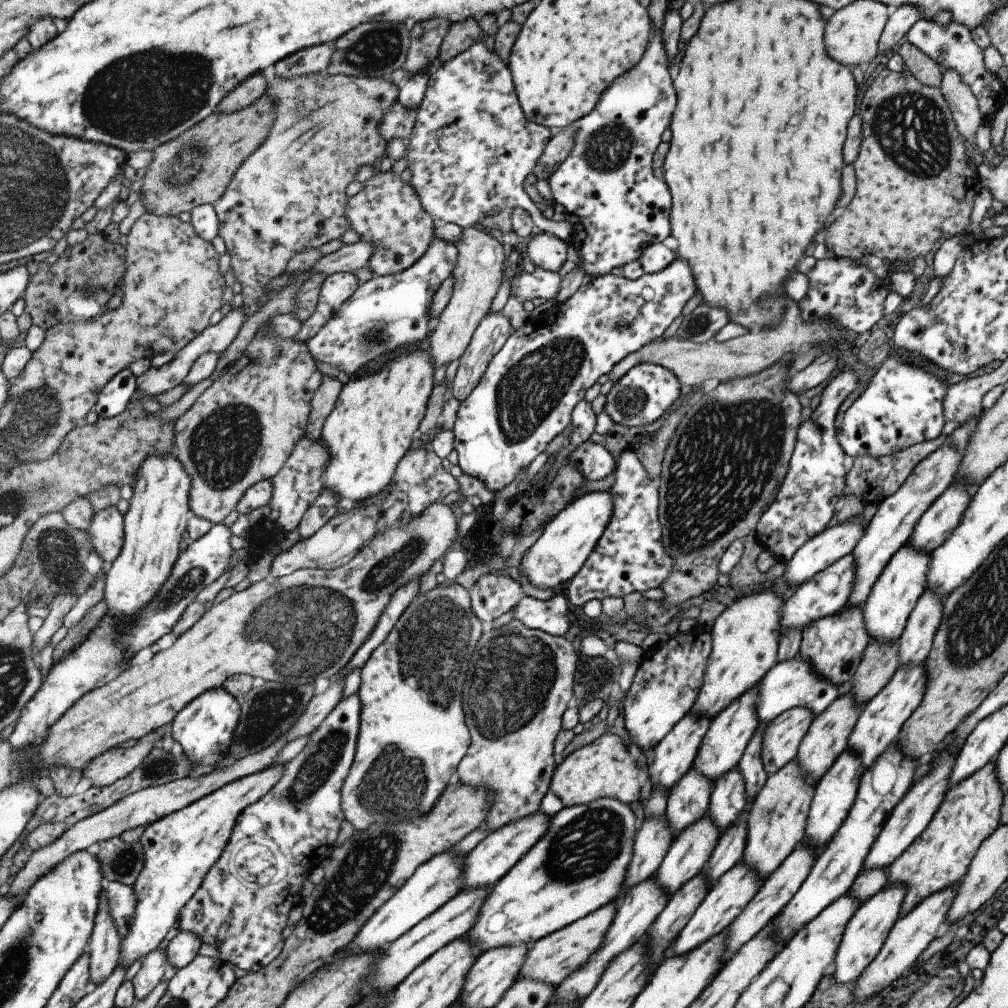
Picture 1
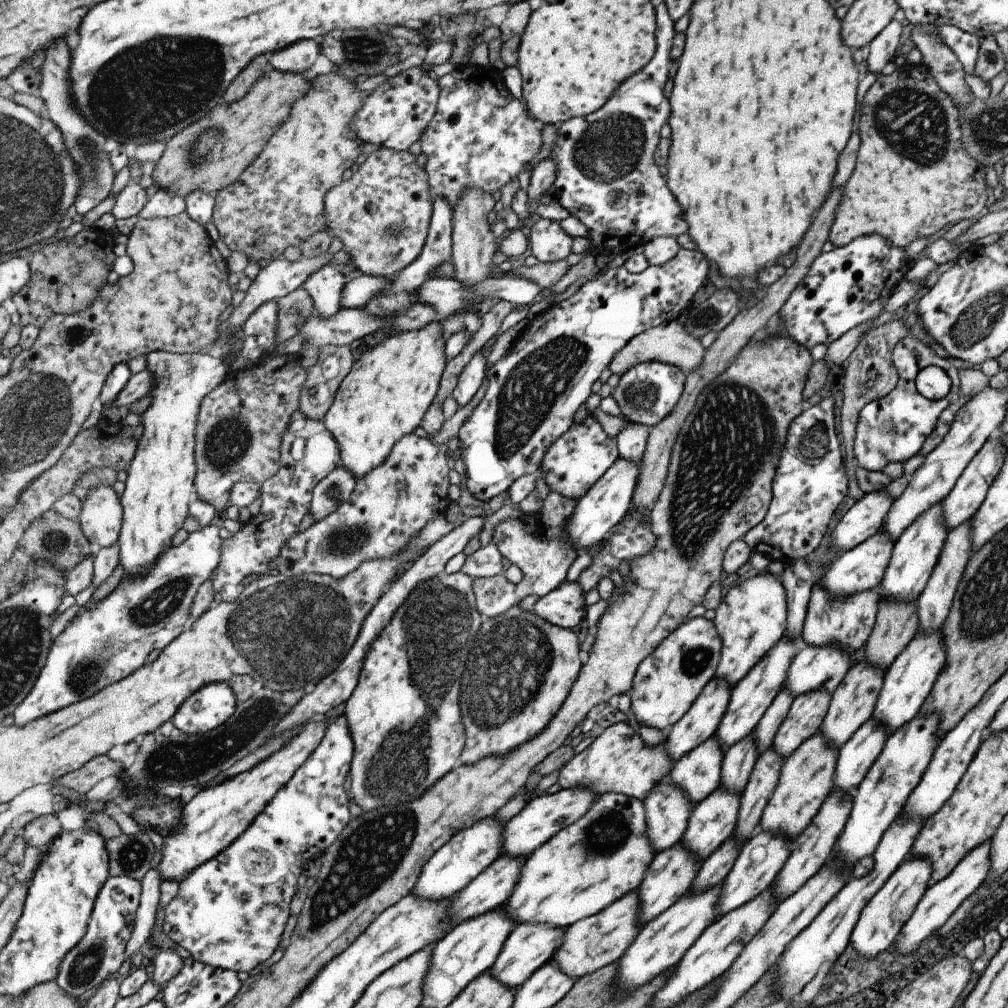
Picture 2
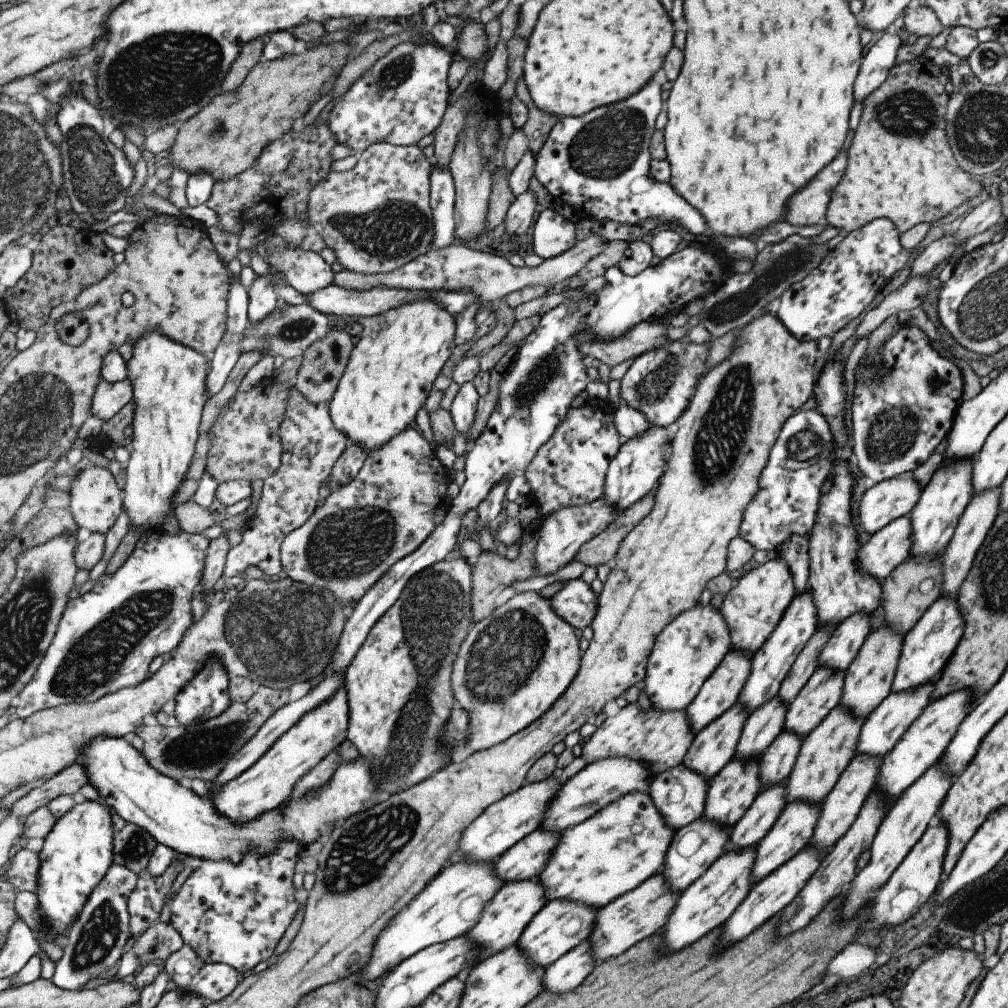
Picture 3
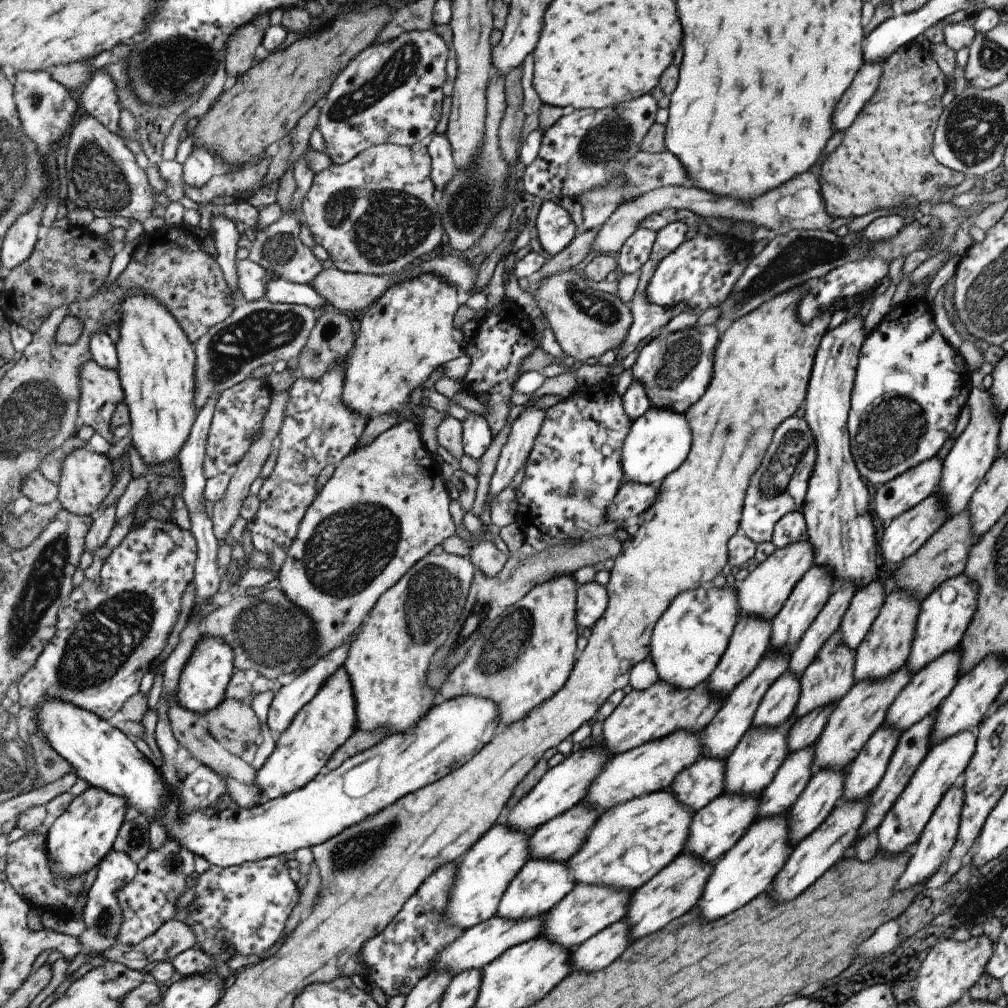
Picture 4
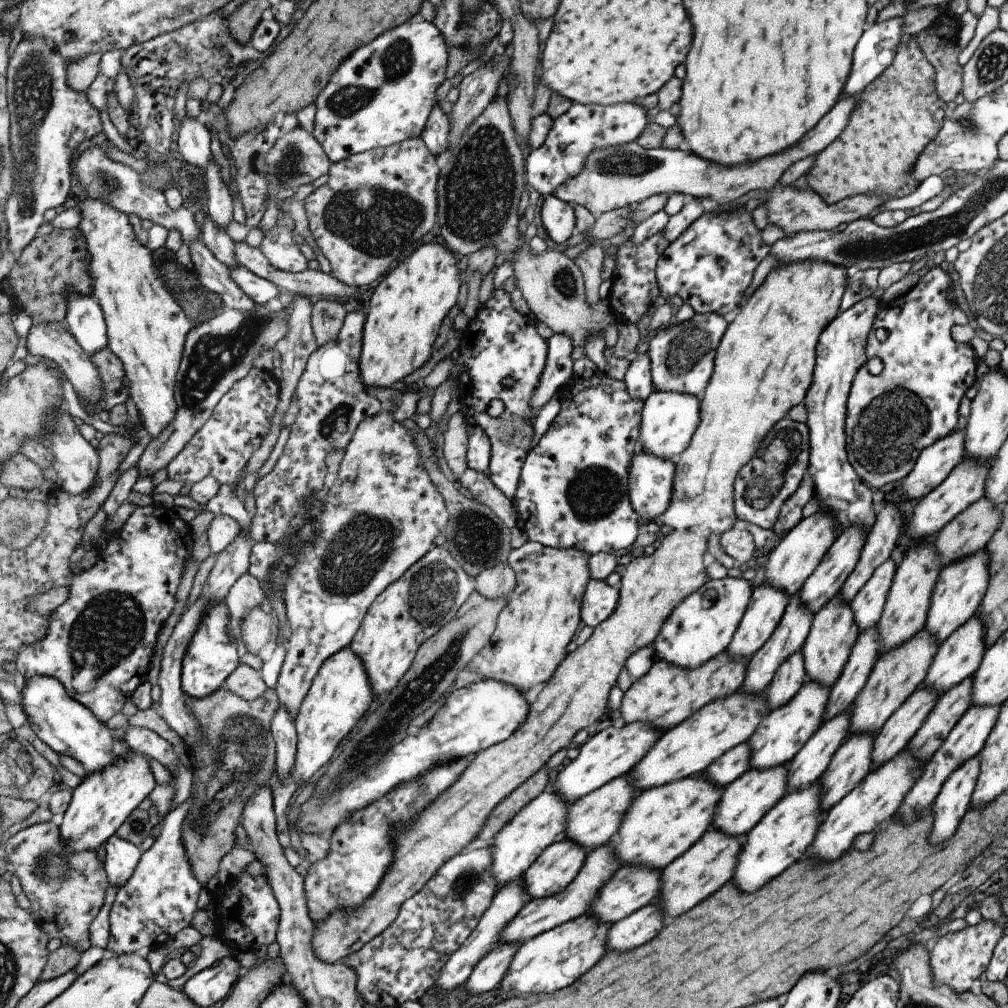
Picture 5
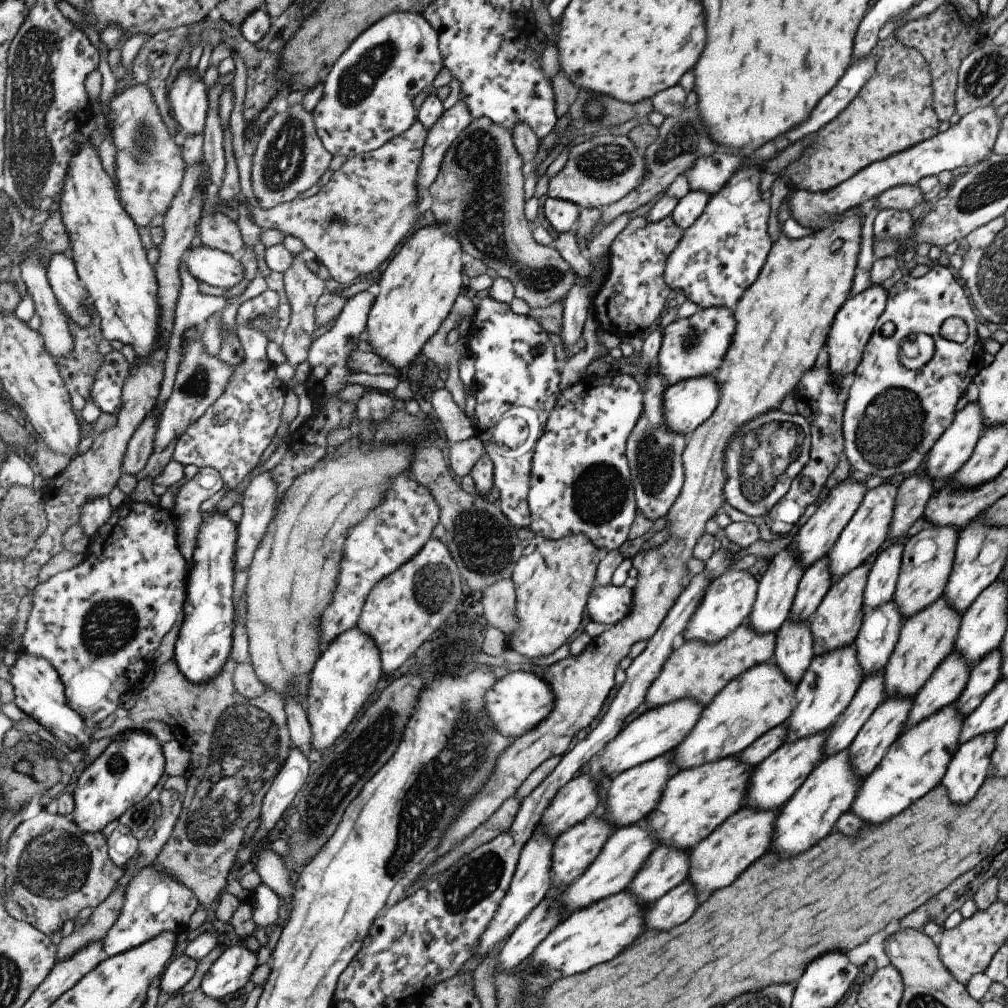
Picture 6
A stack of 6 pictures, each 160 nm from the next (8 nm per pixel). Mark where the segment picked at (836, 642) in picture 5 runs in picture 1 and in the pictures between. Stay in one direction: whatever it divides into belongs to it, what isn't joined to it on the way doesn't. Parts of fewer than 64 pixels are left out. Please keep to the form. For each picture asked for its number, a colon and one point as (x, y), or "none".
1: (781, 738)
2: (806, 712)
3: (822, 691)
4: (828, 677)

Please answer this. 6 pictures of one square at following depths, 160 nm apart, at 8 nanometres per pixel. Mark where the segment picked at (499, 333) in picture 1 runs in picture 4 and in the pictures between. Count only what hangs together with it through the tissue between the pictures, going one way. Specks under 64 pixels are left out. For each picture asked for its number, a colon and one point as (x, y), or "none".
2: (469, 379)
3: (462, 409)
4: (476, 436)

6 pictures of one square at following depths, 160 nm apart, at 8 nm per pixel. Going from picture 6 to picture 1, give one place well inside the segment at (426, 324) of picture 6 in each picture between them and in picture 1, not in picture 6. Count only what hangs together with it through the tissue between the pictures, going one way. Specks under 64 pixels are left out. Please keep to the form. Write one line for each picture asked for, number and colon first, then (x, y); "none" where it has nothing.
1: (370, 430)
2: (391, 385)
3: (389, 375)
4: (405, 334)
5: (405, 312)

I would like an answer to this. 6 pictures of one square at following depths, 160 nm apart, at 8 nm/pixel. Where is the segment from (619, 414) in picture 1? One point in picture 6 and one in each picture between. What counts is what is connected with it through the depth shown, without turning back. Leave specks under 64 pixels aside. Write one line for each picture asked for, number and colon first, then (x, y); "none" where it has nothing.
2: (646, 393)
3: (658, 384)
4: (674, 369)
5: (681, 355)
6: (695, 346)

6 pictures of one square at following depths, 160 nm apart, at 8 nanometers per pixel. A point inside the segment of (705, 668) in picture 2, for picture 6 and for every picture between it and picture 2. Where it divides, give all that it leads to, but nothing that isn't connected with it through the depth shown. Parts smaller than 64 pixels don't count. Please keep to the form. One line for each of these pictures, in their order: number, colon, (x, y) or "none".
3: (685, 653)
4: (687, 640)
5: (701, 625)
6: (727, 601)

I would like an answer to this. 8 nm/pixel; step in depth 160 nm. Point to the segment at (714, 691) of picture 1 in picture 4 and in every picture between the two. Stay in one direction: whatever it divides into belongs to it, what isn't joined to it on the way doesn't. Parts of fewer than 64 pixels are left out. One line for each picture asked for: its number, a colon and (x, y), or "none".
2: (751, 617)
3: (751, 609)
4: (762, 593)

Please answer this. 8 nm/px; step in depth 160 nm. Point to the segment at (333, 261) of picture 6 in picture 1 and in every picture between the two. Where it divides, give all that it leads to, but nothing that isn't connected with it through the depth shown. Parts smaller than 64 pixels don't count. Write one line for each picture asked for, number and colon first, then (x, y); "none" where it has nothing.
1: (386, 206)
2: (381, 213)
3: (376, 218)
4: (375, 214)
5: (376, 205)

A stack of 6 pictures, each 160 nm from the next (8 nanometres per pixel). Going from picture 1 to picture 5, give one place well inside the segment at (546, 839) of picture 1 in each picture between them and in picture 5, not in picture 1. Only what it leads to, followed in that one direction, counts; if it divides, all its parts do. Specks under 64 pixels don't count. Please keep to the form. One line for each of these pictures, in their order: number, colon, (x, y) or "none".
2: (586, 866)
3: (593, 863)
4: (632, 841)
5: (661, 823)

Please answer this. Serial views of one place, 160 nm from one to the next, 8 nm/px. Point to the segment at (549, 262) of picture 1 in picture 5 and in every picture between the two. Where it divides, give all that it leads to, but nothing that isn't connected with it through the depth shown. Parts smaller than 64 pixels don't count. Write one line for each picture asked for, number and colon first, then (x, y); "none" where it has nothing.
2: (547, 242)
3: (552, 235)
4: (555, 229)
5: (557, 217)

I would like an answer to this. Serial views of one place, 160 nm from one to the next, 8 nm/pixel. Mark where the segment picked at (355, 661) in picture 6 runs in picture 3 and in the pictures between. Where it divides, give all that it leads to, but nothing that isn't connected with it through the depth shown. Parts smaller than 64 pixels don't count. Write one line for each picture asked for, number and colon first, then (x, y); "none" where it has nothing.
3: (268, 784)
4: (300, 754)
5: (341, 694)

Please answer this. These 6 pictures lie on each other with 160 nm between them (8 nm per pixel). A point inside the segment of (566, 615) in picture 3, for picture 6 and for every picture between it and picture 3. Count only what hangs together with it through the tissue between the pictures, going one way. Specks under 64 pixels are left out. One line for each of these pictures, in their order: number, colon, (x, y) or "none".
4: (591, 598)
5: (599, 599)
6: (608, 605)

